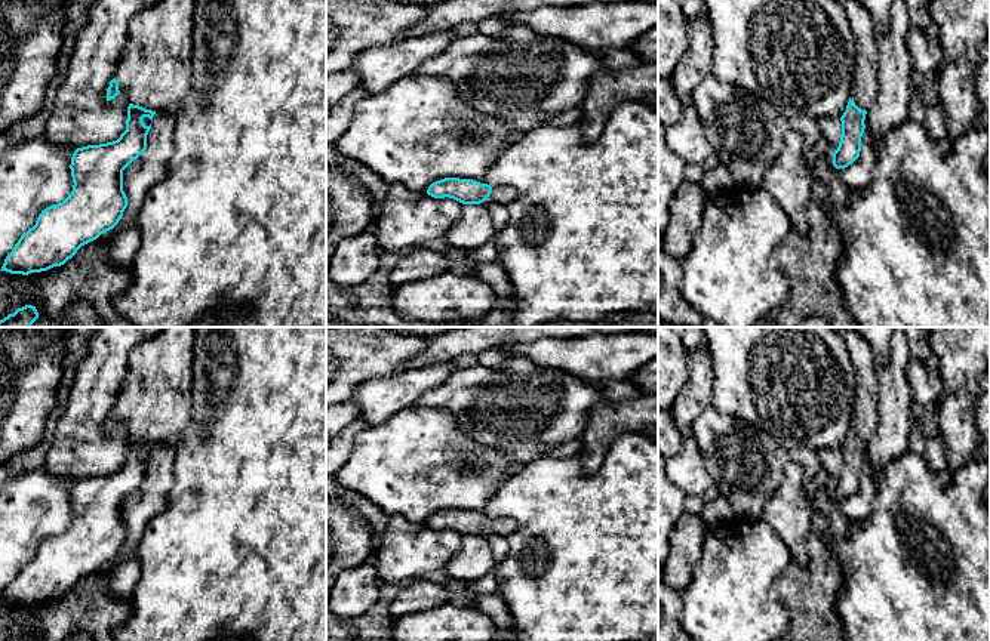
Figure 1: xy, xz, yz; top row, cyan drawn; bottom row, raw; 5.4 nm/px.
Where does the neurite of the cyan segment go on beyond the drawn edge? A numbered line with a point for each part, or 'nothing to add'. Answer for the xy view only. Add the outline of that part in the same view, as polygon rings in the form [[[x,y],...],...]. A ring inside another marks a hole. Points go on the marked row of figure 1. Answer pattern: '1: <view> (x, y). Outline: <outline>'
1: xy (154, 71). Outline: [[[160,0],[133,16],[114,77],[130,104],[178,115],[193,84],[196,0]]]

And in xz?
1: xz (500, 194). Outline: [[[494,187],[491,195],[480,204],[491,204],[491,203],[499,203],[499,204],[510,204],[517,192],[511,187]]]

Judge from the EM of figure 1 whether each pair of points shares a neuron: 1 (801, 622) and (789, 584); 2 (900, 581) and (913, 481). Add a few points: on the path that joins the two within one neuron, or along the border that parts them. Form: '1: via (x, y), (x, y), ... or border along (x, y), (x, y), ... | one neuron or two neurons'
1: via (801, 613), (801, 595), (798, 592) | one neuron
2: via (900, 555), (889, 517), (897, 507) | one neuron

